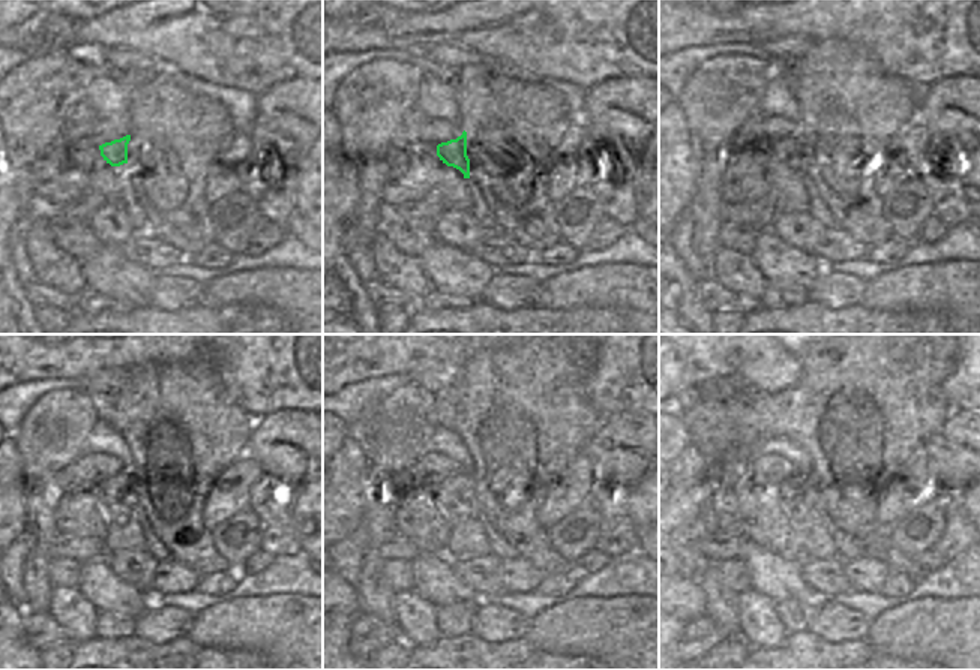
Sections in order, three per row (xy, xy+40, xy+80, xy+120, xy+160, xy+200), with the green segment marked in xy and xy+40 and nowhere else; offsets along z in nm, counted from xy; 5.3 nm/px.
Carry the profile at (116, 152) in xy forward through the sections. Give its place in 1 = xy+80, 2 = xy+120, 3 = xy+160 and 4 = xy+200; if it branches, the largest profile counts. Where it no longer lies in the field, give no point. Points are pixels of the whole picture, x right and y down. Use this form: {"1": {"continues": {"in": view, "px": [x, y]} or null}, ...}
{"1": {"continues": {"in": "xy+80", "px": [790, 150]}}, "2": {"continues": {"in": "xy+120", "px": [122, 487]}}, "3": {"continues": {"in": "xy+160", "px": [459, 486]}}, "4": {"continues": {"in": "xy+200", "px": [799, 489]}}}

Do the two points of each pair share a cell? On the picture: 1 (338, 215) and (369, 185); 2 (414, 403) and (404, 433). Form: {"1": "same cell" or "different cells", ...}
{"1": "different cells", "2": "same cell"}

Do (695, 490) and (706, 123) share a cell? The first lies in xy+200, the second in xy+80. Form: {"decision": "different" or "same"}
{"decision": "different"}

